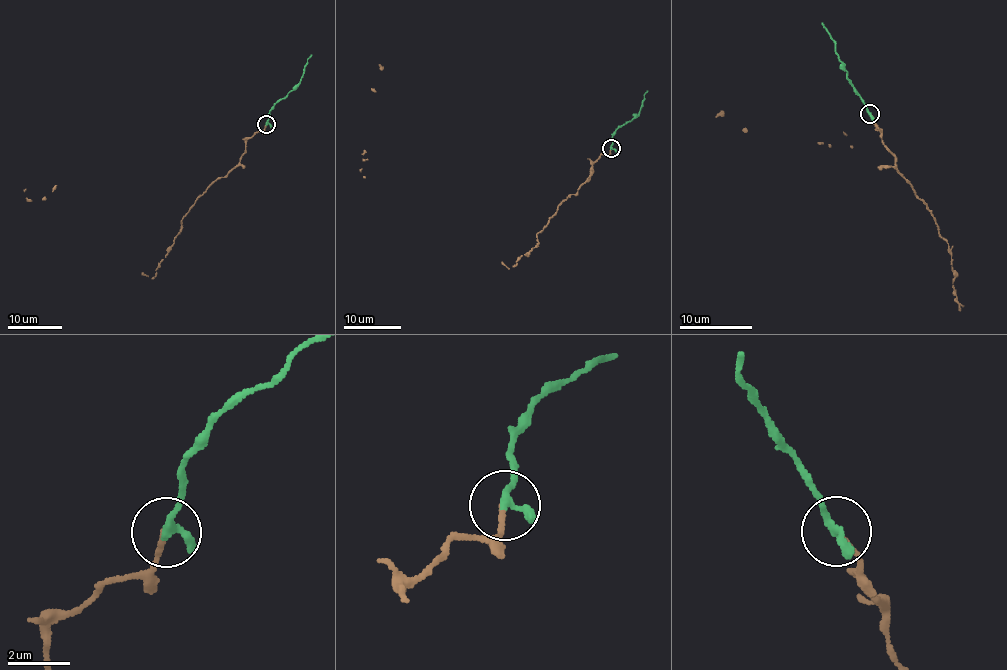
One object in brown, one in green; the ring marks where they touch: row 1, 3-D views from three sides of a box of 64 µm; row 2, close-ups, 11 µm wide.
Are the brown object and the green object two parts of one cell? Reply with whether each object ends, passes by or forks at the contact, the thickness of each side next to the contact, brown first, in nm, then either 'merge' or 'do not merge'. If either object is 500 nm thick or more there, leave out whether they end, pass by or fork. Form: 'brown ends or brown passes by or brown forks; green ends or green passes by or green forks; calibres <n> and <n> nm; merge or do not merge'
brown ends; green passes by; calibres 160 and 220 nm; merge

